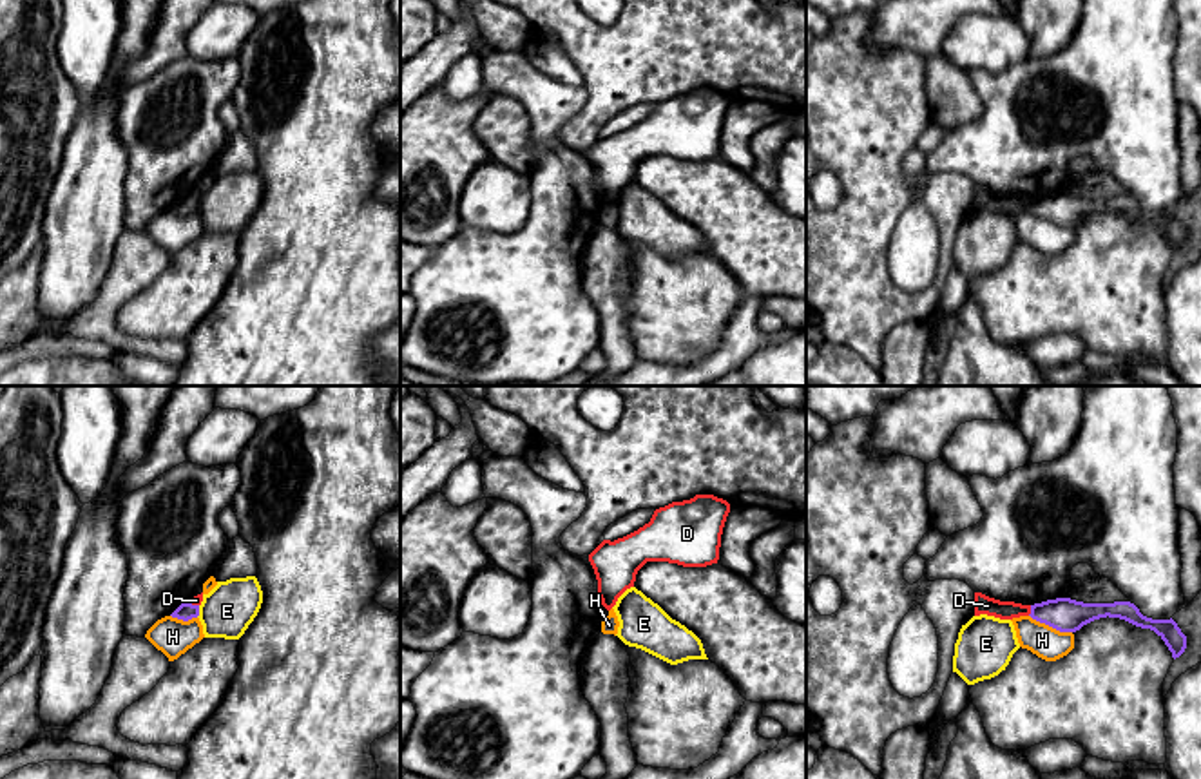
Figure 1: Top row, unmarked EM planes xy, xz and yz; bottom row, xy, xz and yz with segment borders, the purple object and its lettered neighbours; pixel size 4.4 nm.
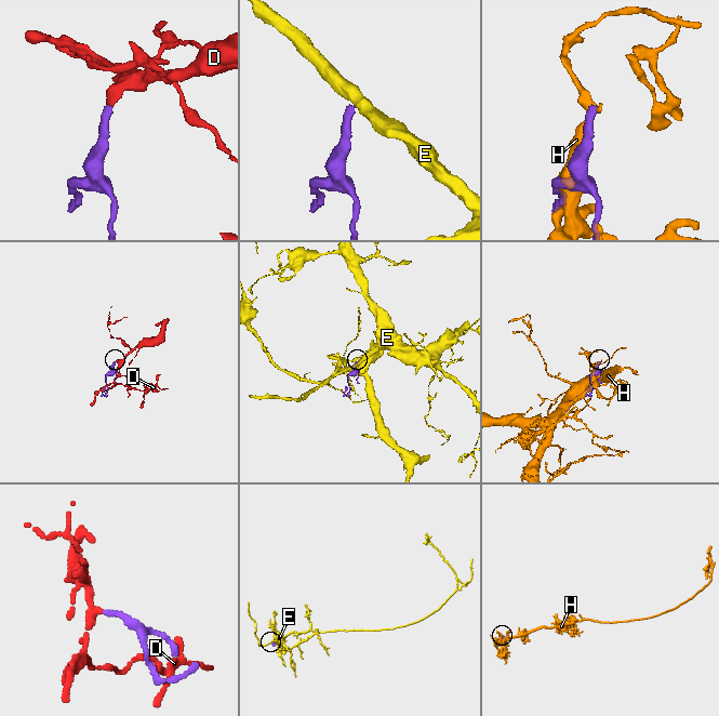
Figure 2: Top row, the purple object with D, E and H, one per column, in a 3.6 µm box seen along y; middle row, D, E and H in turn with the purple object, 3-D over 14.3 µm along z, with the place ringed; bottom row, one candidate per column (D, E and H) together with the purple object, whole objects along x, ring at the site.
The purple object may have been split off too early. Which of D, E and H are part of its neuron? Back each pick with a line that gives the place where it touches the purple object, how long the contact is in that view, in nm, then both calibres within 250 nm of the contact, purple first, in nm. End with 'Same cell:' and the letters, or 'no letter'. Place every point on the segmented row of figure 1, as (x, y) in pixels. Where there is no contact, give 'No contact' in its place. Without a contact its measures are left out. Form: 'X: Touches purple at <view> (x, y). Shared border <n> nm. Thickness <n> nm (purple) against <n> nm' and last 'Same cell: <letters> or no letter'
D: Touches purple at yz (1031, 611). Shared border 50 nm. Thickness 150 nm (purple) against 80 nm
Same cell: D

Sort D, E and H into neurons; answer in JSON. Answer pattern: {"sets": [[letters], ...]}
{"sets": [["D"], ["E"], ["H"]]}

